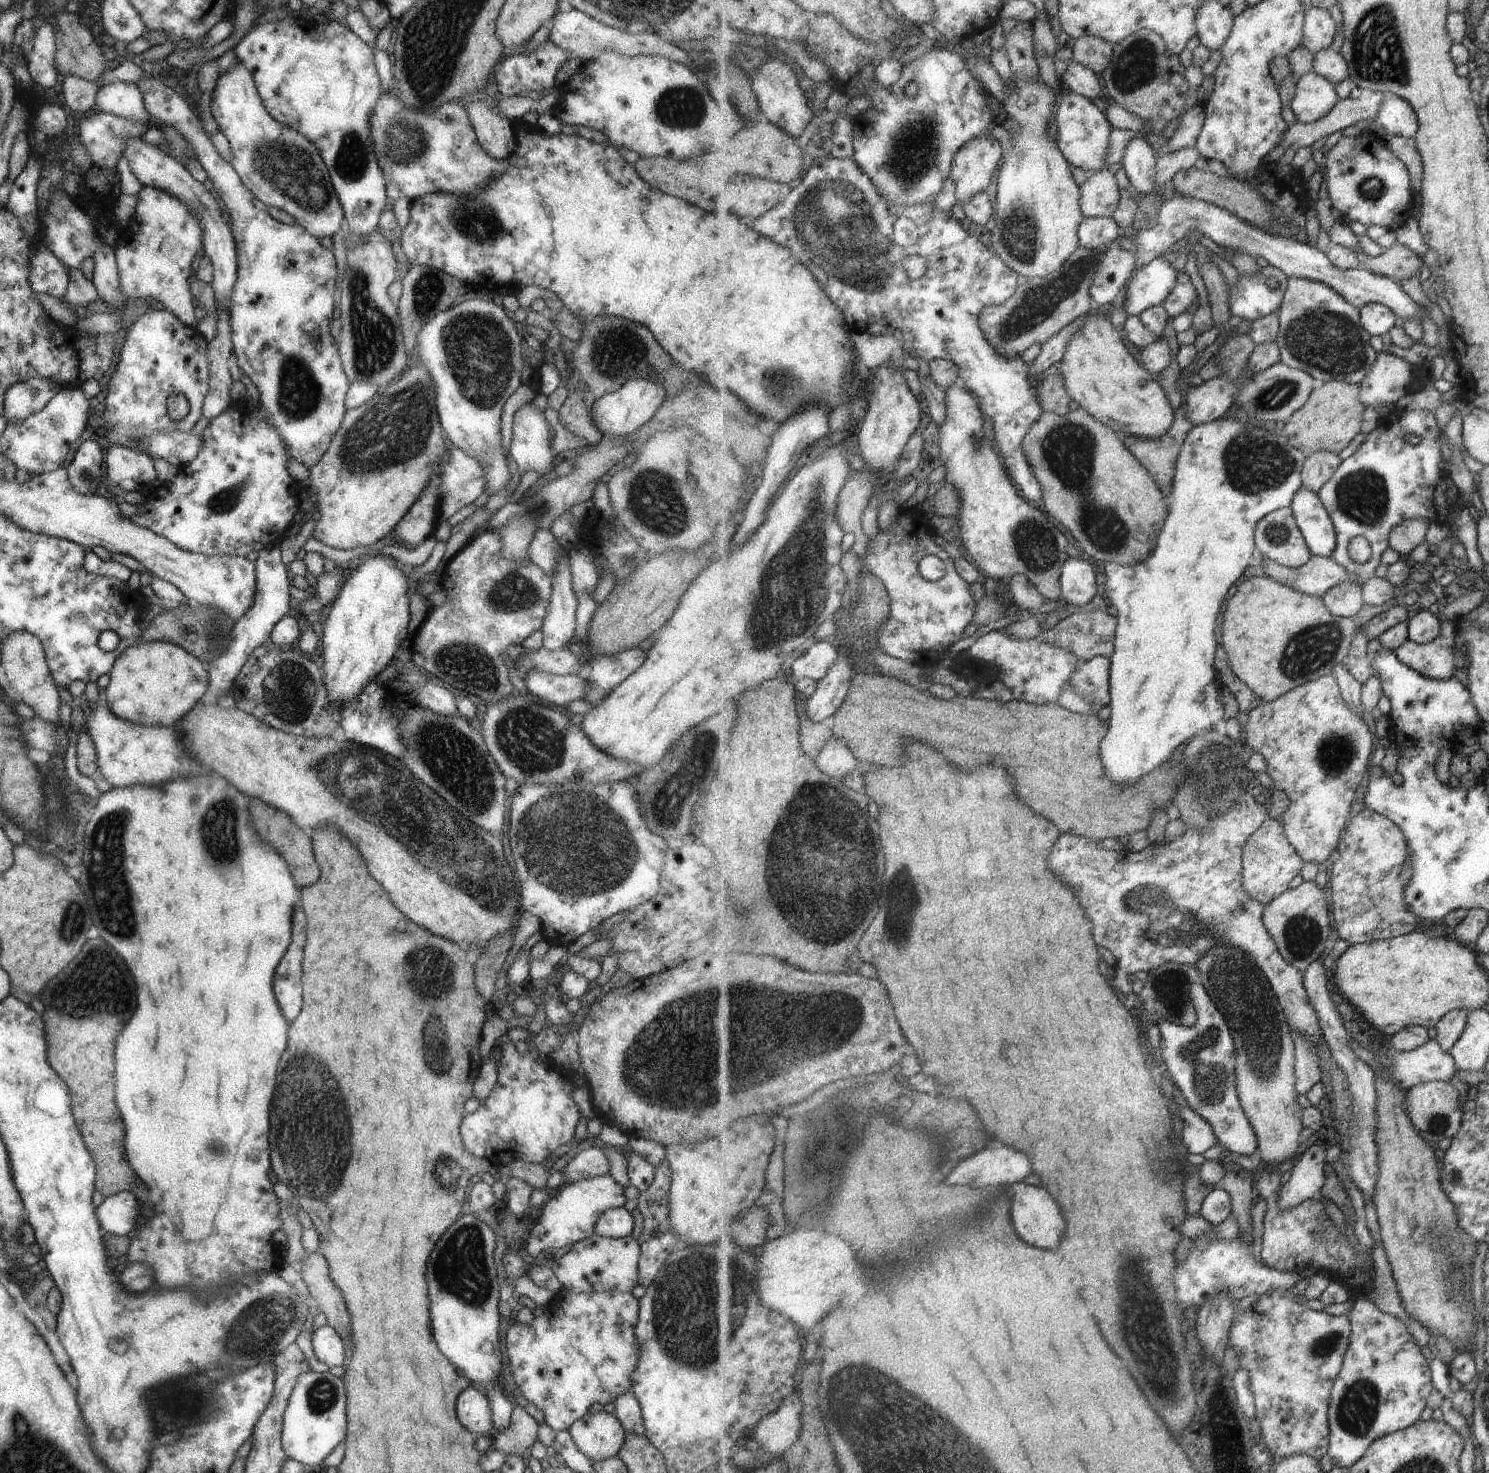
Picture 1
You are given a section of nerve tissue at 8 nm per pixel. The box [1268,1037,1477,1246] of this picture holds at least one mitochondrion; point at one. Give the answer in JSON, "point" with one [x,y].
{"point":[1438,1124]}

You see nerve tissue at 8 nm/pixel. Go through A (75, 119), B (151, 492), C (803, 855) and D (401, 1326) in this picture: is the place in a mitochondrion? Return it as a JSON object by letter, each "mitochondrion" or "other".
{"A":"other","B":"other","C":"mitochondrion","D":"other"}

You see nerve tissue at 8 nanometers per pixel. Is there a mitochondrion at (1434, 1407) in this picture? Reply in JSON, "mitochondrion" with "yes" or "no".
{"mitochondrion":"no"}

